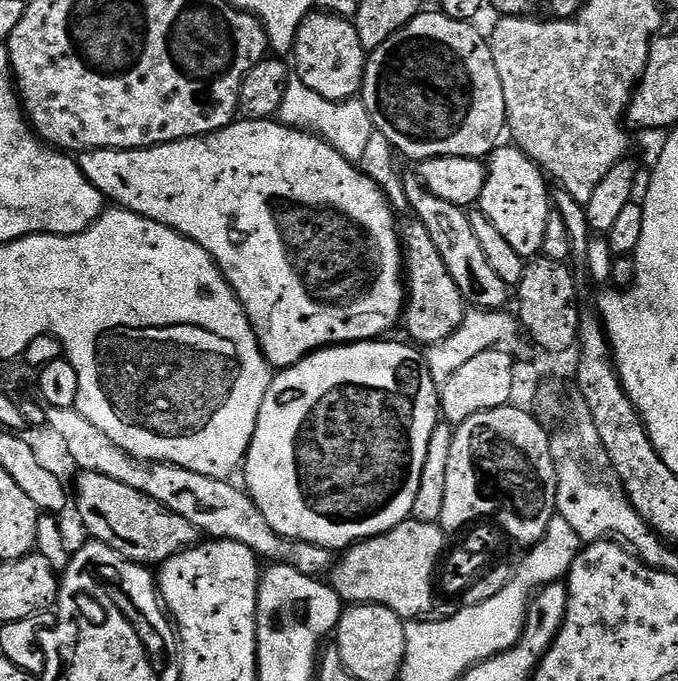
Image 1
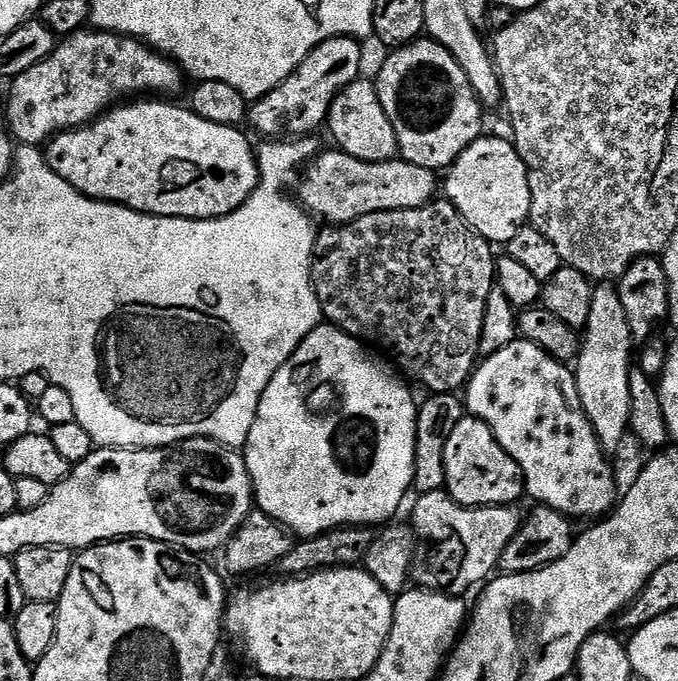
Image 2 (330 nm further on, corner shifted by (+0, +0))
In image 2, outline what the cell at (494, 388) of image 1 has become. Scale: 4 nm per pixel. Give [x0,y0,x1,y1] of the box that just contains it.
[312,198,518,394]

